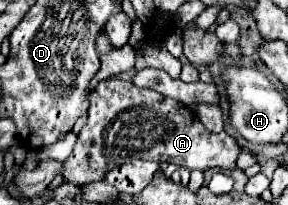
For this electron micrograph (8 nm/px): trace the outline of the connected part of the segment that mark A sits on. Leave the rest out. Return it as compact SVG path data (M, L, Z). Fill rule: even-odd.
M101 80L89 94L89 118L77 136L71 156L63 162L63 182L83 188L105 178L115 166L149 154L151 162L169 162L189 170L235 168L239 156L237 142L225 132L209 132L185 104L165 98L151 88L137 88L127 80Z

